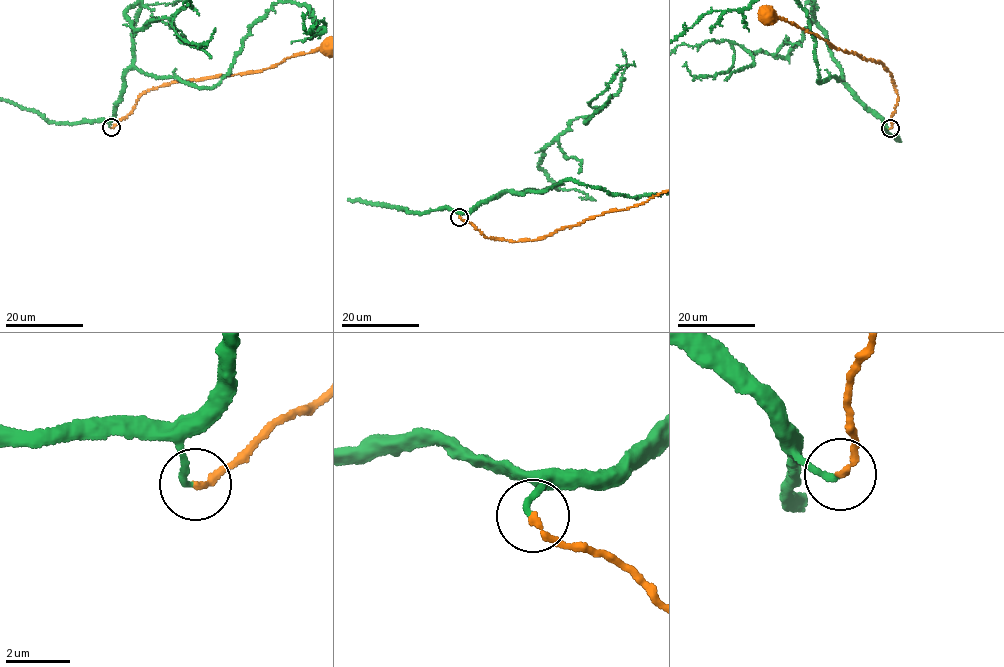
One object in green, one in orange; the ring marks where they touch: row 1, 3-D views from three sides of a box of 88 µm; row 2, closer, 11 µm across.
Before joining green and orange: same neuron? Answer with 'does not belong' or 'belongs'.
belongs

